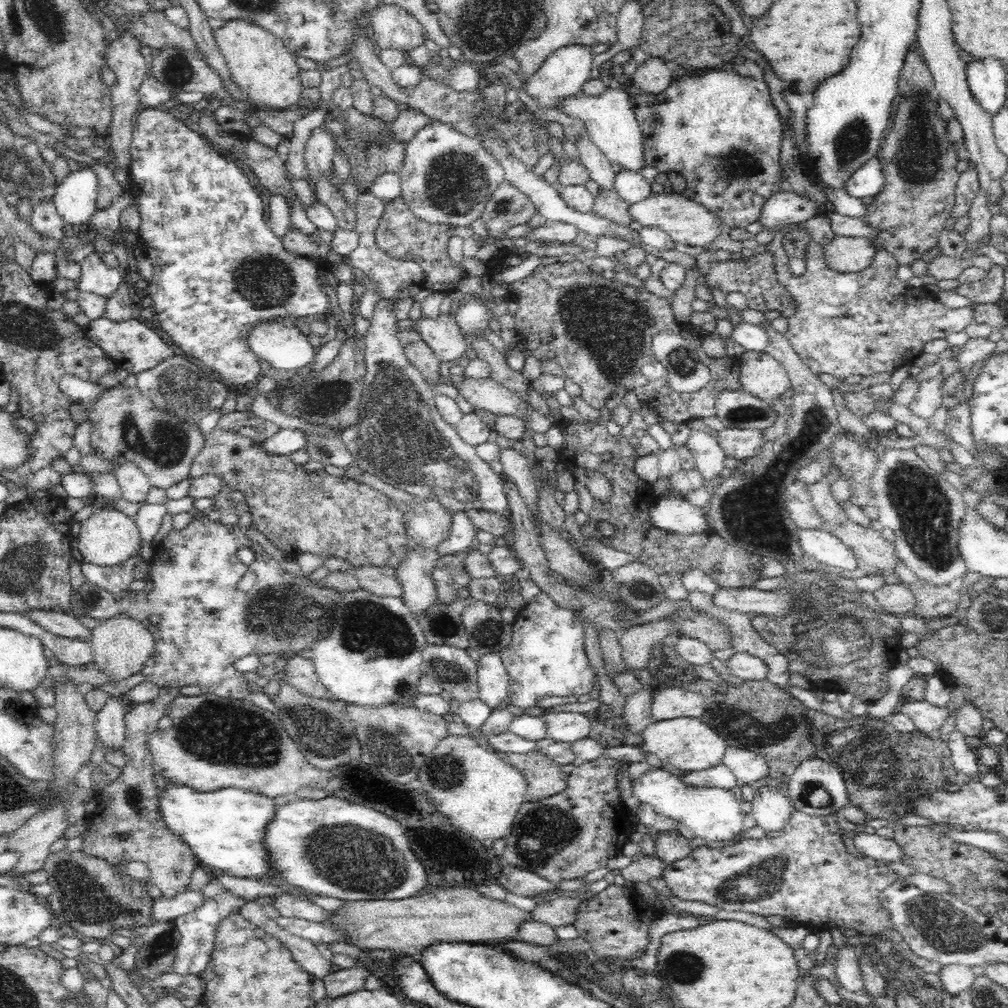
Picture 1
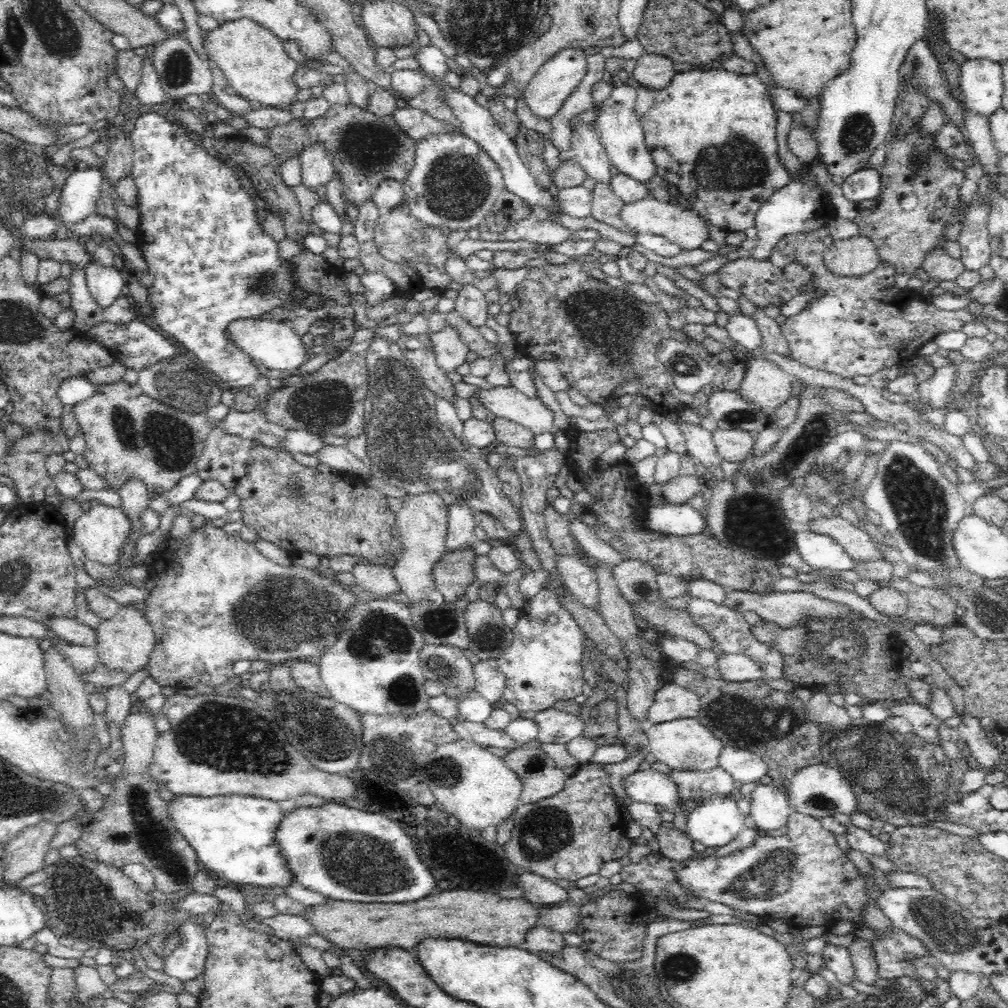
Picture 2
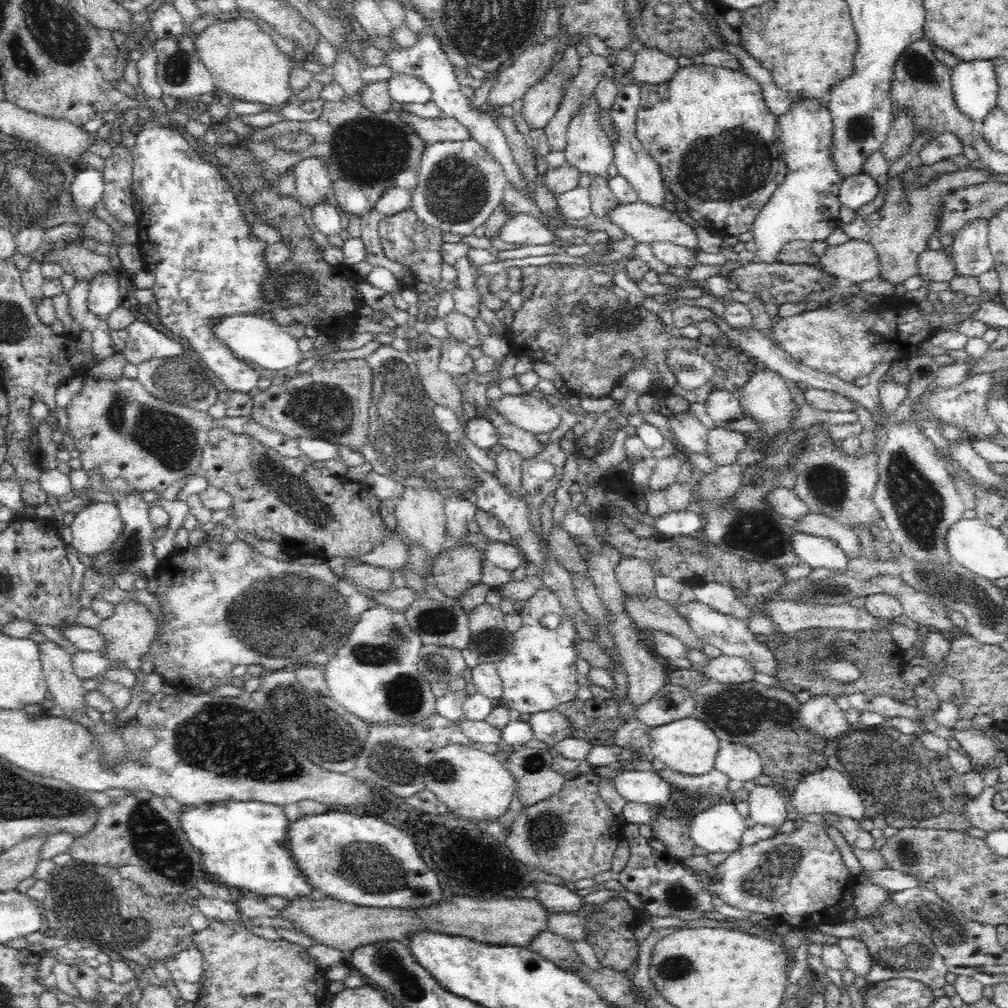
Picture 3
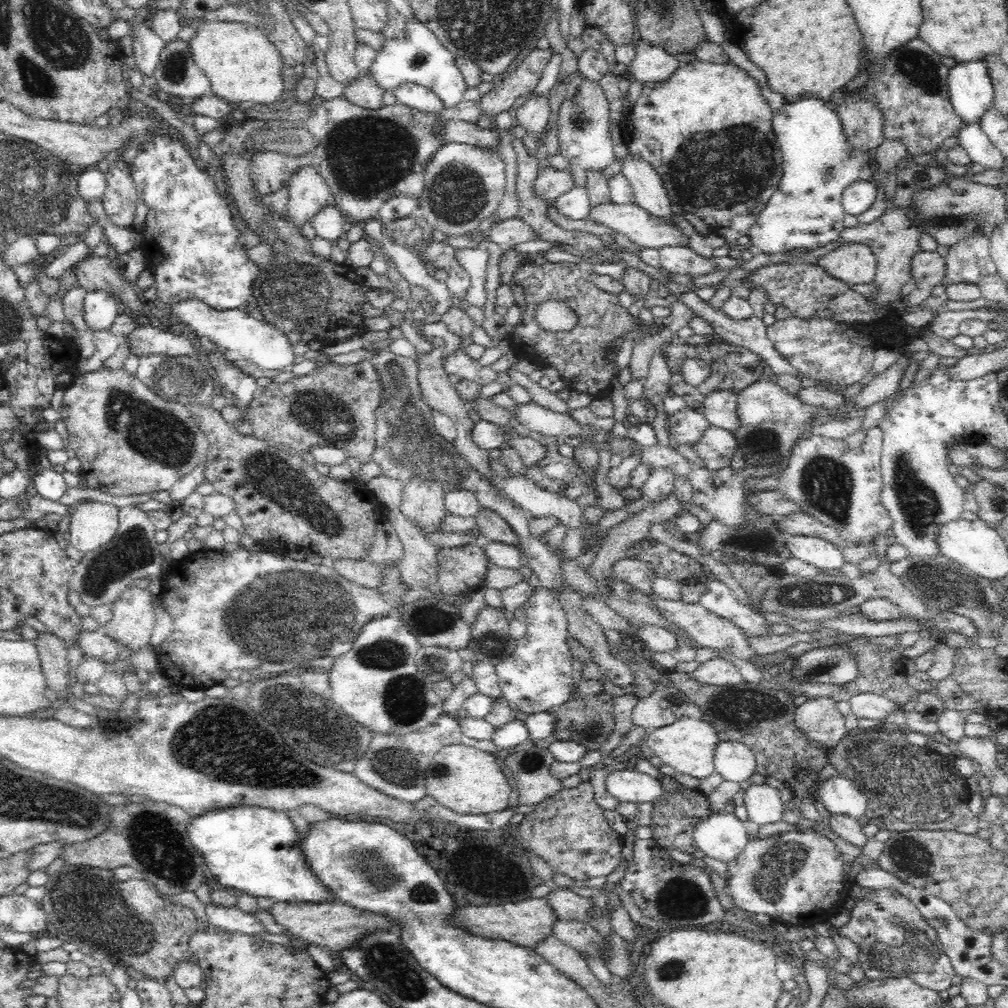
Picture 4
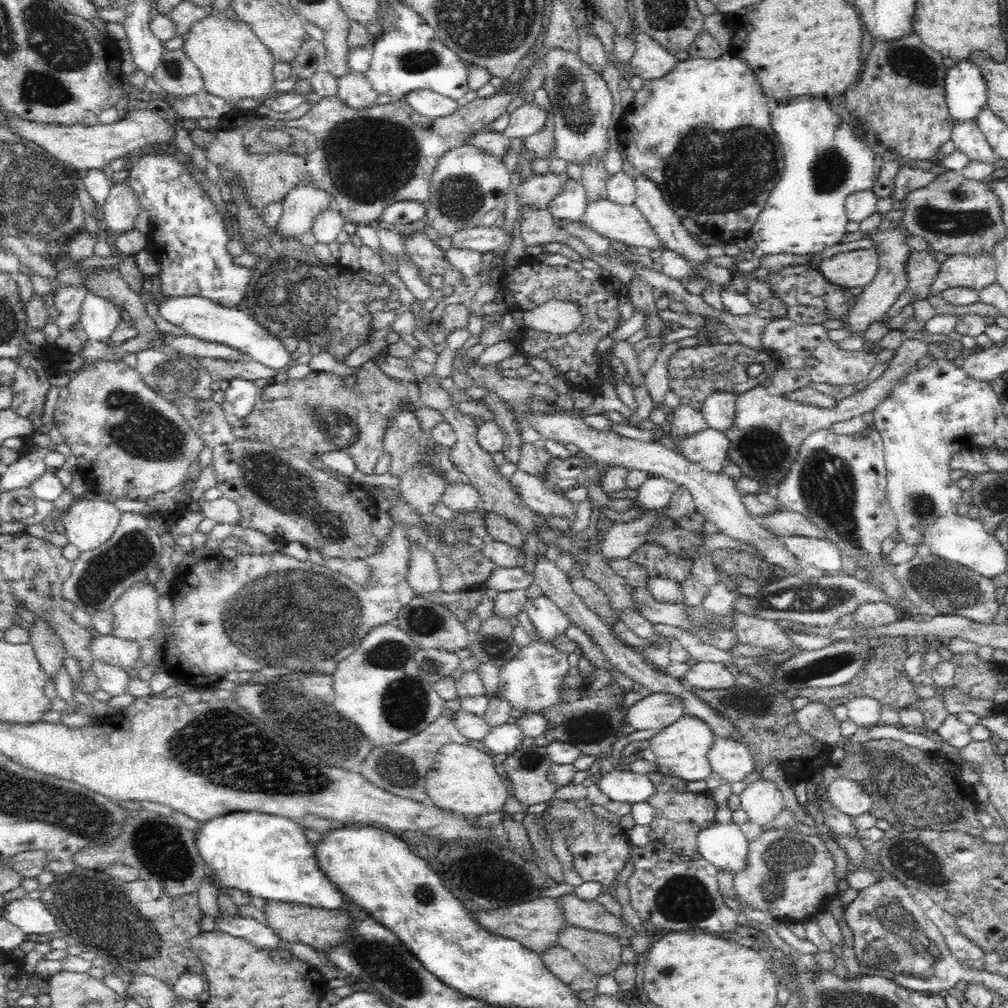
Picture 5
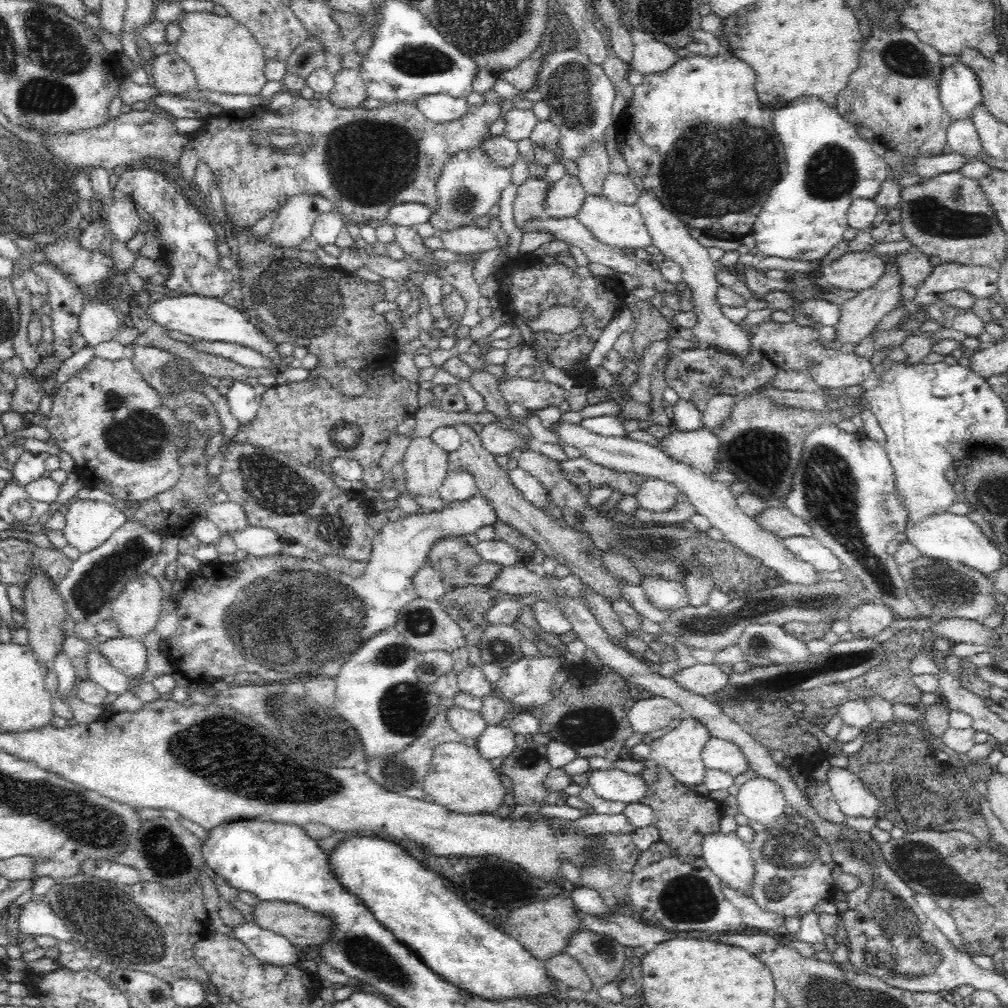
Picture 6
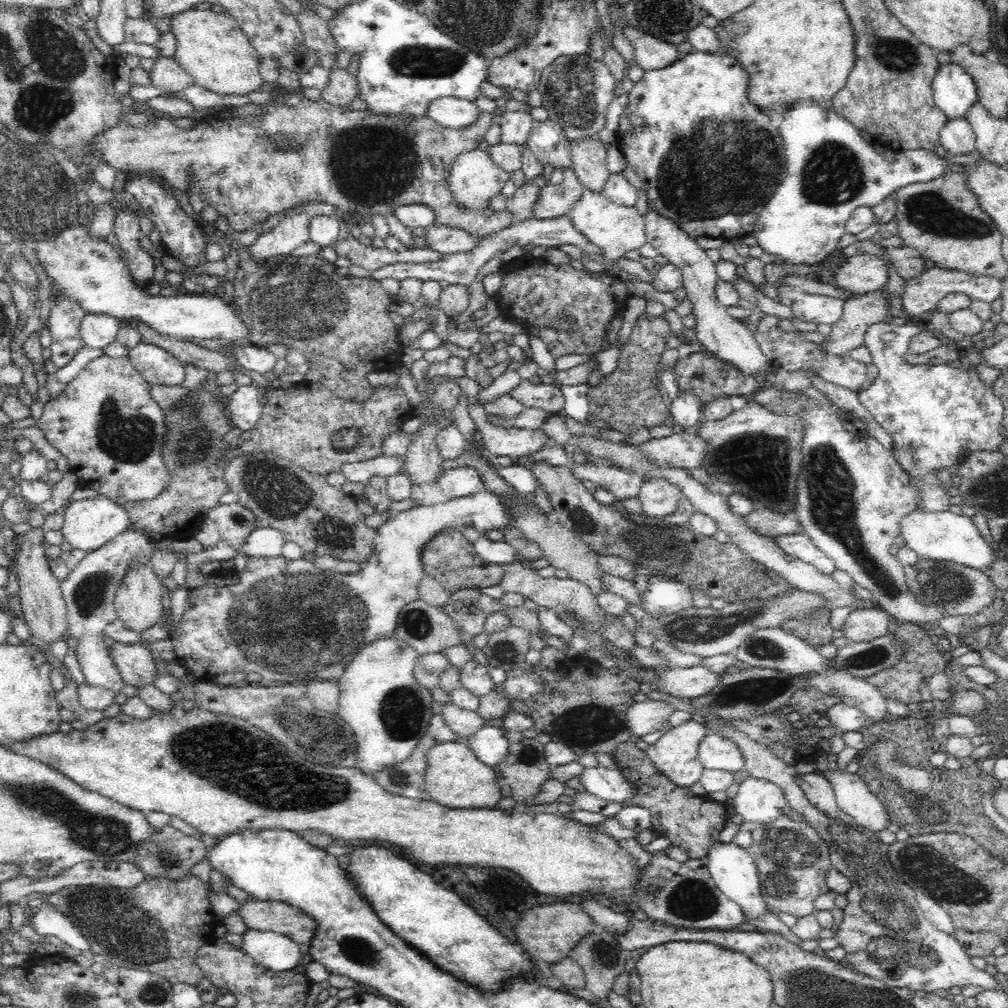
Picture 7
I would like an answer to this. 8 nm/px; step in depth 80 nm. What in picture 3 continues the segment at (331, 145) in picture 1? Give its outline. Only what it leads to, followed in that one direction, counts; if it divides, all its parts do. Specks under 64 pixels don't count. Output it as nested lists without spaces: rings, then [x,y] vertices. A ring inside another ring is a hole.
[[[306,158],[293,168],[295,190],[291,194],[301,206],[314,208],[318,203],[334,202],[328,166],[323,160]]]

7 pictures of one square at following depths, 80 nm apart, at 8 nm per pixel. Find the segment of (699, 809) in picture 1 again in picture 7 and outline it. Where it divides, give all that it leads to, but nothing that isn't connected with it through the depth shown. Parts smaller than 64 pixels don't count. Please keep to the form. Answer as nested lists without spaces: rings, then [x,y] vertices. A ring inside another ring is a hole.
[[[598,767],[584,768],[578,776],[586,791],[608,802],[624,802],[632,796],[632,783],[624,779],[624,773],[618,769]],[[720,842],[718,846],[713,844],[705,860],[712,879],[717,883],[716,886],[741,909],[746,920],[758,920],[758,918],[764,918],[766,914],[770,914],[768,905],[764,903],[764,897],[760,895],[757,865],[753,857],[744,848],[740,848],[734,842],[728,842],[728,844]]]

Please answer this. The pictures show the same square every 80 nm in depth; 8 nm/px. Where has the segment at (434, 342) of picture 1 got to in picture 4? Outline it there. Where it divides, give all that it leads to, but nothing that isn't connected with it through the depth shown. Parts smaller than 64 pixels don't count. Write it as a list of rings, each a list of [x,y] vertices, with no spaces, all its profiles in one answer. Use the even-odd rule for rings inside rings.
[[[462,344],[458,351],[443,360],[443,370],[446,373],[457,374],[461,380],[467,379],[482,387],[498,378],[497,372],[491,370],[490,367],[482,367],[477,360],[470,358],[465,353],[465,348],[466,346]]]

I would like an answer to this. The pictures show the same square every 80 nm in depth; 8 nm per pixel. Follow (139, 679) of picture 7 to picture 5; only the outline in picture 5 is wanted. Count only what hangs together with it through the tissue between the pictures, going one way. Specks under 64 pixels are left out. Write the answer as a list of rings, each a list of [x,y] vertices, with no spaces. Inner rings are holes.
[[[98,636],[92,640],[92,658],[104,663],[119,666],[126,672],[134,669],[138,671],[137,662],[141,646],[138,642],[128,641],[119,637]]]

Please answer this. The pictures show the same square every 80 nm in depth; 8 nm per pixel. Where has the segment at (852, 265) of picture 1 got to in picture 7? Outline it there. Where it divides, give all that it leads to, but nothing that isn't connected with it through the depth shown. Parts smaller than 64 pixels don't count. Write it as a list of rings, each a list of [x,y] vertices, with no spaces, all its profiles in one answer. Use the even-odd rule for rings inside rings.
[[[860,253],[843,257],[835,268],[833,279],[844,291],[861,295],[881,289],[888,282],[888,267],[878,256]]]

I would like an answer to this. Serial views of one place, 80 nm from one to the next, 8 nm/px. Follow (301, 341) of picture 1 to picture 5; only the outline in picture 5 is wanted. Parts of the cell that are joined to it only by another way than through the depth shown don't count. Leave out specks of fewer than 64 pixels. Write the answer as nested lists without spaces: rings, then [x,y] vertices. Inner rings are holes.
[[[201,296],[166,298],[165,301],[158,302],[158,307],[160,307],[160,316],[164,320],[180,326],[186,330],[186,334],[190,334],[194,338],[202,338],[203,341],[238,349],[238,351],[248,354],[250,359],[277,372],[287,370],[293,363],[291,354],[286,350],[282,341],[260,326],[256,320],[252,320],[239,307],[216,304],[215,301]]]

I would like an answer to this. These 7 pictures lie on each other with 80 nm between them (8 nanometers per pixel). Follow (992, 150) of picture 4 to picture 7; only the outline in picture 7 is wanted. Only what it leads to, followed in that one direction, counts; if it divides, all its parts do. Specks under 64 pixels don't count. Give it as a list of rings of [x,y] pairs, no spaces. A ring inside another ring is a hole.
[[[966,118],[948,119],[948,122],[940,128],[940,144],[954,155],[967,155],[977,150],[972,125]]]

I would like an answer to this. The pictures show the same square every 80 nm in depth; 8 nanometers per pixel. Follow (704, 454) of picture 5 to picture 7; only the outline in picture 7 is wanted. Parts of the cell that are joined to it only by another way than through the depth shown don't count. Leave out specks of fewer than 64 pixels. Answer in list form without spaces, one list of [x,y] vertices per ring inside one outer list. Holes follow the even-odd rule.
[[[676,429],[675,434],[667,438],[655,440],[640,445],[642,453],[652,459],[652,463],[660,467],[670,468],[702,468],[704,451],[708,444],[698,434]]]

